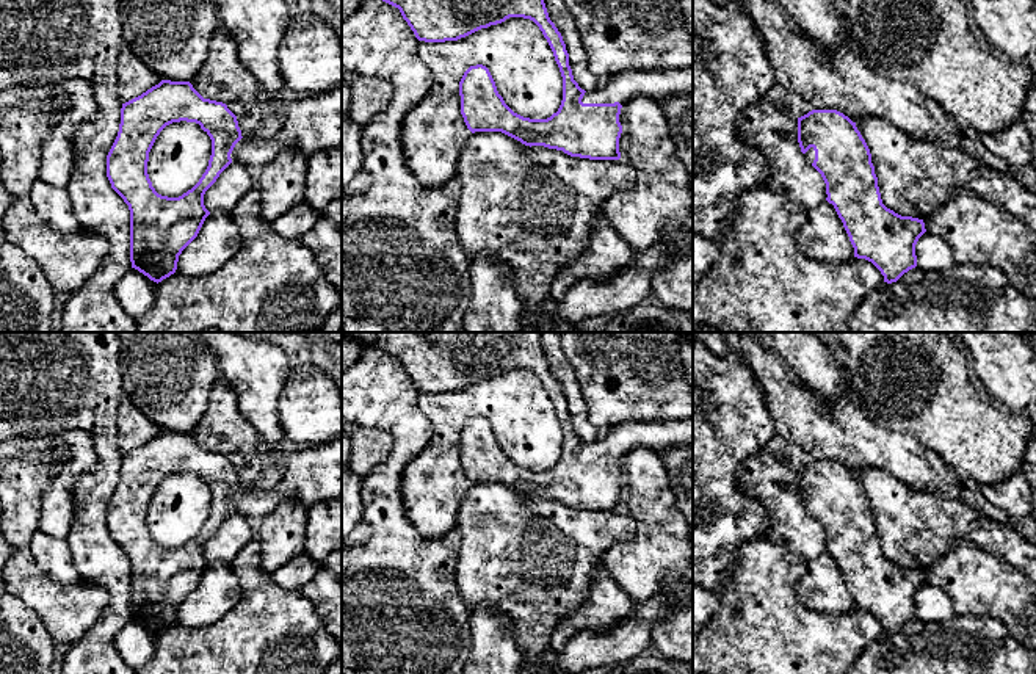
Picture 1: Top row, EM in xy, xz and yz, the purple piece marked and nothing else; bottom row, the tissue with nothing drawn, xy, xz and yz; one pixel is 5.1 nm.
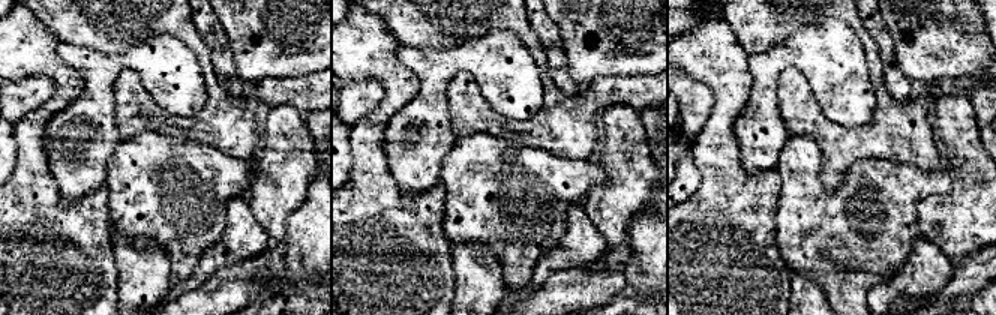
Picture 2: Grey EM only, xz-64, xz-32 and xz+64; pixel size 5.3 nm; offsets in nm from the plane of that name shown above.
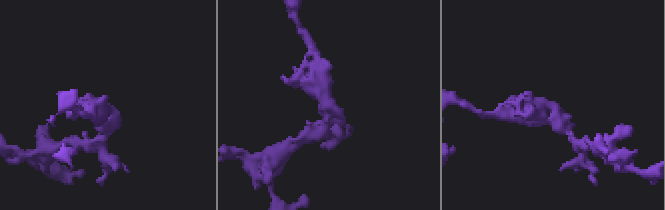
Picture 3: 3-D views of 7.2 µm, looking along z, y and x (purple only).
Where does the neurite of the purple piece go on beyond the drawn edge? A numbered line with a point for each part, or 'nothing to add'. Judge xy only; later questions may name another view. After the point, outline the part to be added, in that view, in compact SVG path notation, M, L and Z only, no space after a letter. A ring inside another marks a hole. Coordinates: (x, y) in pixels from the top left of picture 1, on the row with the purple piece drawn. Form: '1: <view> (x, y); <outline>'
1: xy (312, 124); M342 85L287 103L279 132L268 140L243 136L230 158L243 166L266 166L282 150L296 149L310 157L342 147Z

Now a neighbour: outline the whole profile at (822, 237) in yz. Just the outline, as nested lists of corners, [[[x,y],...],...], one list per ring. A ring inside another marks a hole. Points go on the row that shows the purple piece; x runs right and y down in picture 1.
[[[824,201],[809,212],[807,221],[793,232],[801,254],[818,262],[840,263],[854,259],[854,248],[832,204]]]

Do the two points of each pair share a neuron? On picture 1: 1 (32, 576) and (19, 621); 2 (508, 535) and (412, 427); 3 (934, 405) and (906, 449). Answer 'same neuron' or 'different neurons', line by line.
1: different neurons
2: different neurons
3: different neurons

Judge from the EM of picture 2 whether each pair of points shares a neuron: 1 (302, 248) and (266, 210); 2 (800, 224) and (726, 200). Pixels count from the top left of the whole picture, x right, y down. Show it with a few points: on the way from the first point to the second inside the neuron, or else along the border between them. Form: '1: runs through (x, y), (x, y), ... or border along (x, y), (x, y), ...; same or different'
1: border along (305, 201), (288, 216), (285, 237), (281, 243); different
2: border along (782, 182), (776, 216), (777, 251); different

